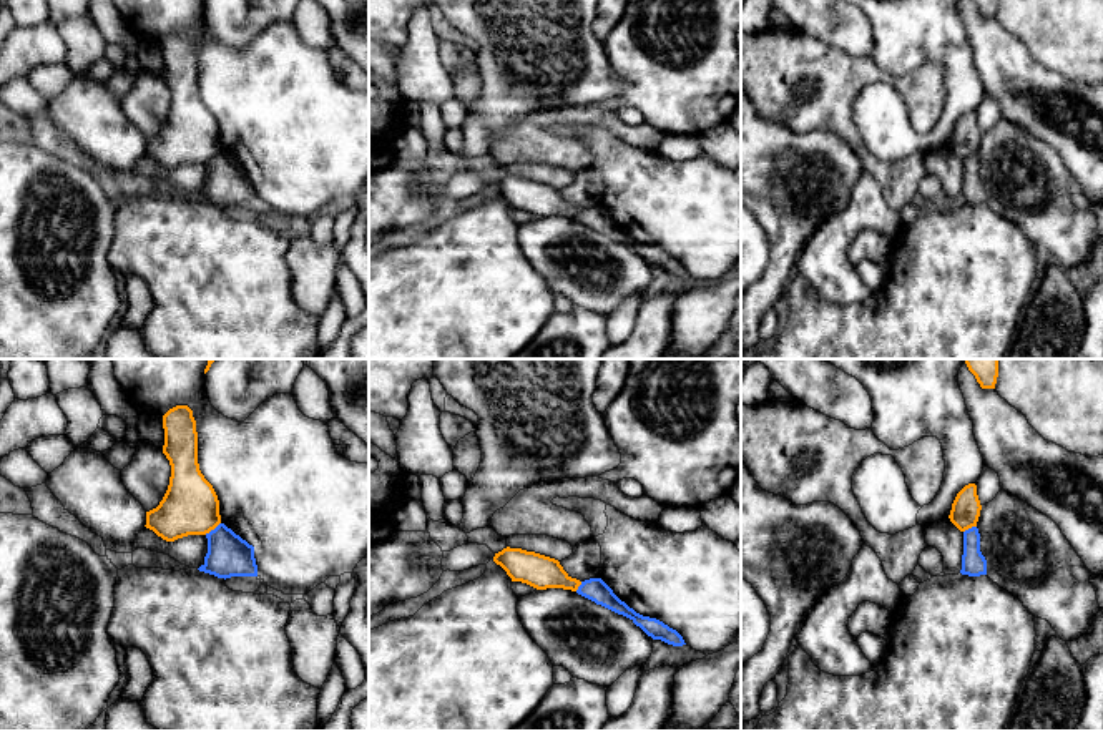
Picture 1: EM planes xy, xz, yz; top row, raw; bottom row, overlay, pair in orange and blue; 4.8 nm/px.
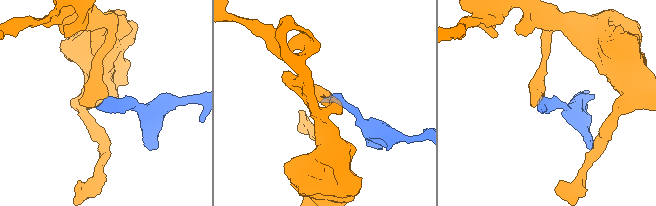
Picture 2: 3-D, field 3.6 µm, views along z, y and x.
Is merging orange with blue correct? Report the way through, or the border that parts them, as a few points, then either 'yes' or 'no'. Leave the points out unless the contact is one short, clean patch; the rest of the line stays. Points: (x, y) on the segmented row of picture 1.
border xy (220, 522), (205, 534); no

